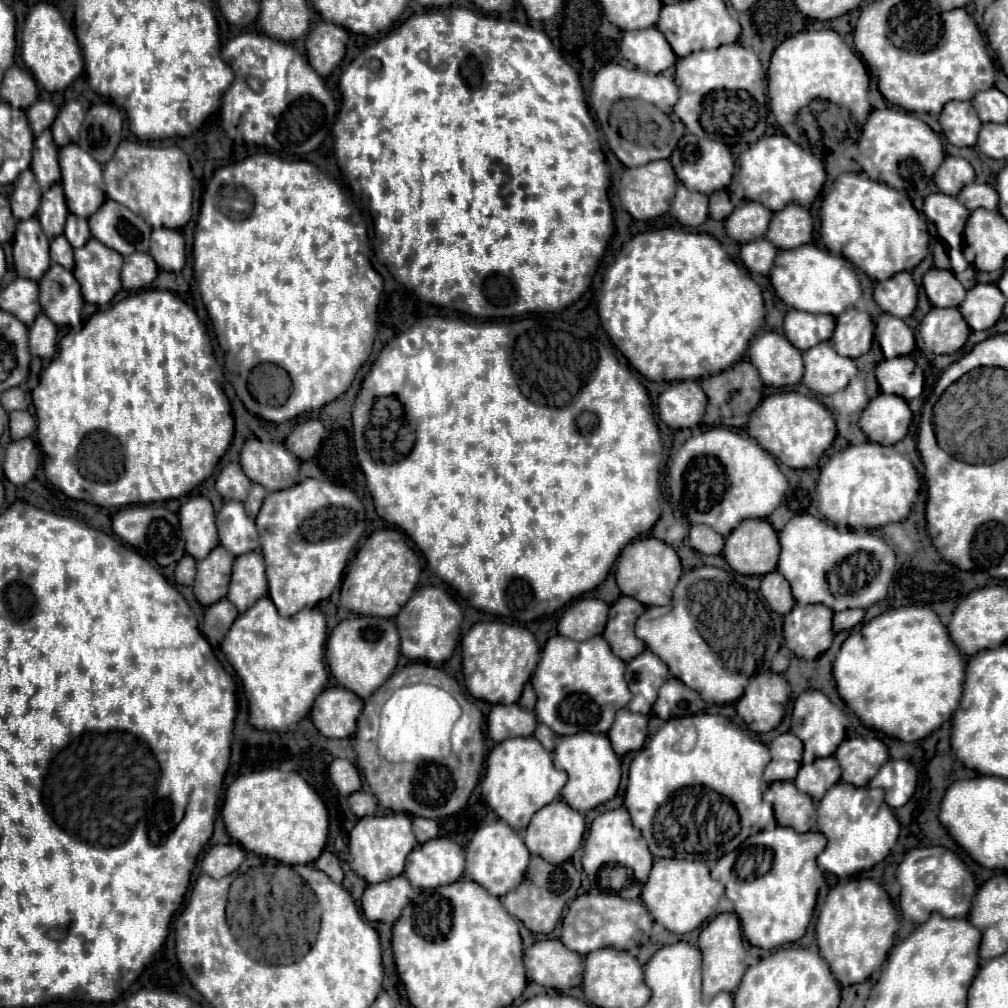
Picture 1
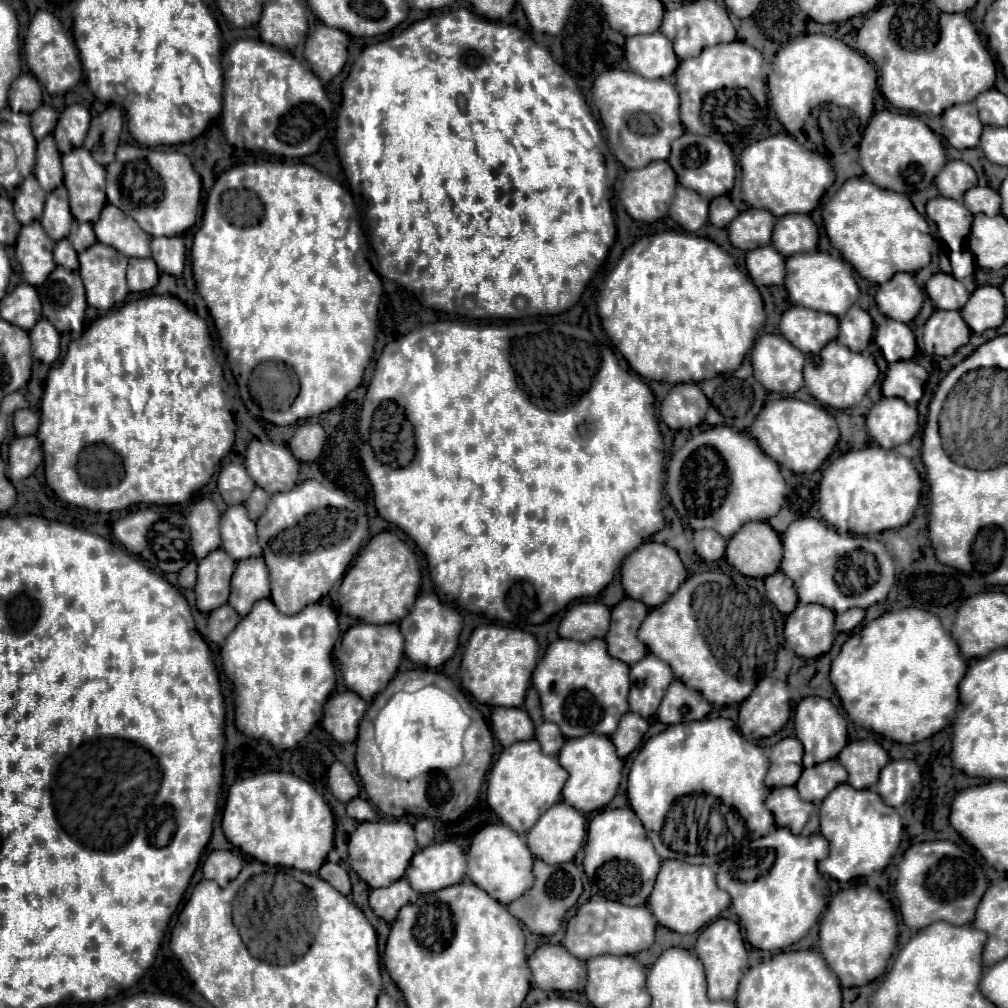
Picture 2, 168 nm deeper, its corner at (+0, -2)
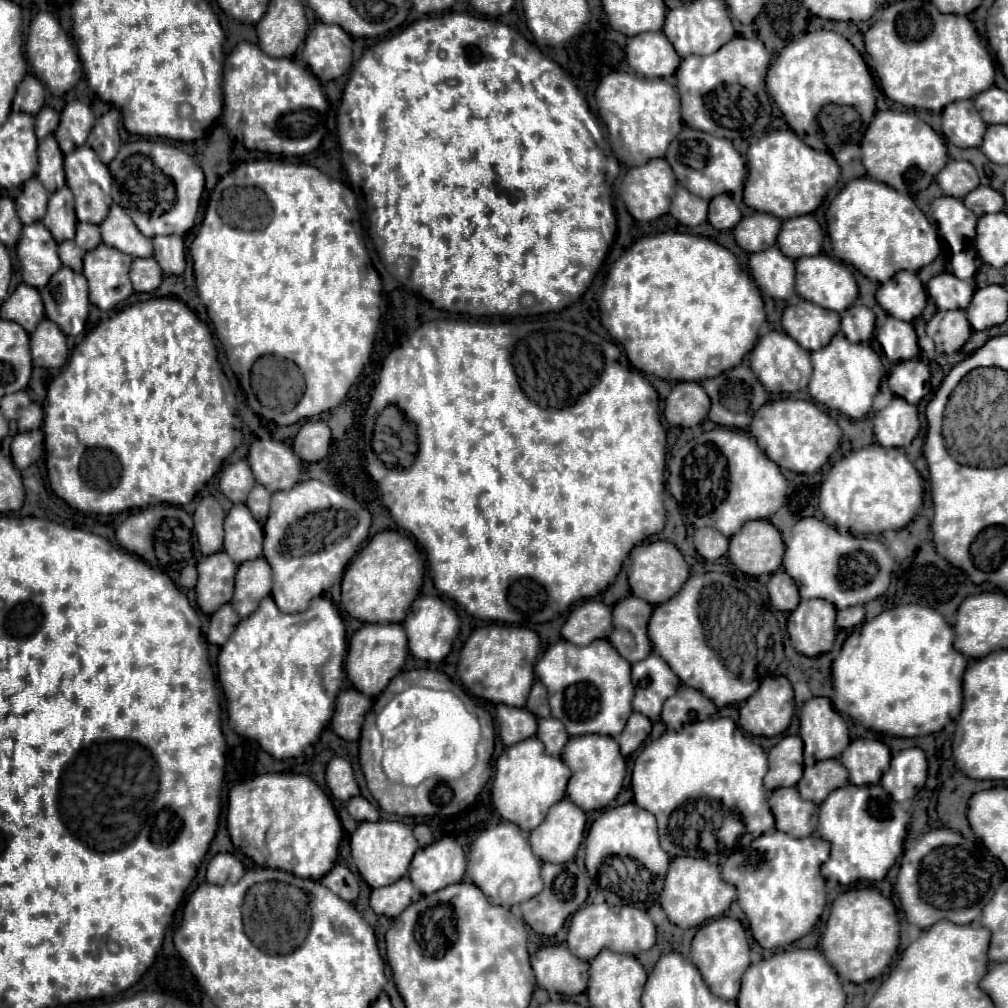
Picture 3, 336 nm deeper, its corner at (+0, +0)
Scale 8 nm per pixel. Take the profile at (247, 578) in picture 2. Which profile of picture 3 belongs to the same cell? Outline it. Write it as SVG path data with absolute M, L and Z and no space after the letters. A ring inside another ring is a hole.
M261 556L243 562L235 578L235 596L231 600L231 606L239 612L239 616L247 618L269 594L271 594L271 566L267 564L267 560Z

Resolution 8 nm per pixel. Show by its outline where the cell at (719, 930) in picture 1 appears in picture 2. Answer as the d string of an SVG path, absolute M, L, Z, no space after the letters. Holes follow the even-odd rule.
M717 918L709 926L705 926L703 932L699 934L697 944L695 944L695 952L705 966L709 998L711 1000L731 1000L737 992L737 984L739 984L741 976L749 968L747 950L745 950L745 942L741 938L741 932L739 932L739 924L733 920L727 920L727 918Z

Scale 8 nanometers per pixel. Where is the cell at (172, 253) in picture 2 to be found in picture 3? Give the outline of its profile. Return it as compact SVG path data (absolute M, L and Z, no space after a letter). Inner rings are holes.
M157 236L153 238L153 248L163 274L183 274L186 254L181 236Z

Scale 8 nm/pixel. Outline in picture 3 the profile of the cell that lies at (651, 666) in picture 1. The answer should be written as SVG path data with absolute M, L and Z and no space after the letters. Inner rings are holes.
M649 654L645 660L633 664L631 678L635 684L633 710L645 714L651 722L657 722L665 698L677 692L677 674L673 674L661 656Z

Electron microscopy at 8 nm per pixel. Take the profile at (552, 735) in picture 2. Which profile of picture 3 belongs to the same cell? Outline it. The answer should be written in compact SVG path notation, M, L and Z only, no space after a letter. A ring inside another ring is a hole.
M541 718L537 738L545 744L545 754L561 756L561 750L565 746L565 742L569 740L569 734L567 734L565 726L561 726L561 722L557 722L557 718Z

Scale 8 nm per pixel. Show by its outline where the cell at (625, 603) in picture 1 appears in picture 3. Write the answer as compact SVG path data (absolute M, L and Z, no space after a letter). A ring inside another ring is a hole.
M627 596L613 606L613 632L609 642L631 664L651 654L651 642L647 638L647 622L653 606L649 602Z

